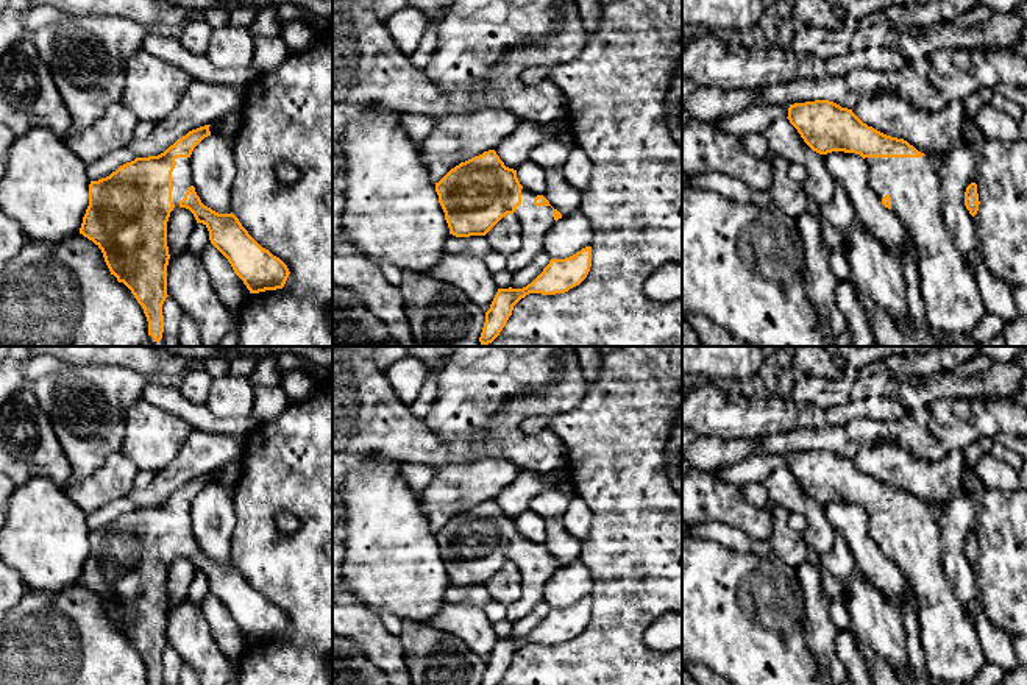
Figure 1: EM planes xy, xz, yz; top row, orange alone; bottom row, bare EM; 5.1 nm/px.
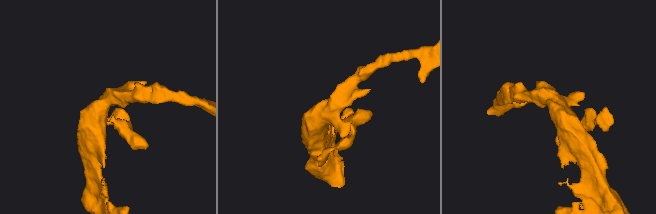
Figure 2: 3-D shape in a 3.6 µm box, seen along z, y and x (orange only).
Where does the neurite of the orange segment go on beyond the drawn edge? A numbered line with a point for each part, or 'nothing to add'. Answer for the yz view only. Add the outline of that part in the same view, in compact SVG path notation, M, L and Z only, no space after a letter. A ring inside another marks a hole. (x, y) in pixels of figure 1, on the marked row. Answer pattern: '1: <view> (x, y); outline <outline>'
1: yz (952, 300); outline M926 154L922 158L865 158L866 181L882 200L887 193L891 198L891 212L901 218L916 242L921 256L921 292L926 304L929 326L951 334L971 334L985 314L985 304L975 281L963 257L960 256L943 218L943 161Z

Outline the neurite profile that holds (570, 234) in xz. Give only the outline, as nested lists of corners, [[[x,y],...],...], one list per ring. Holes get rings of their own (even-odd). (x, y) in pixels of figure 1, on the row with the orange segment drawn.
[[[579,211],[562,217],[548,231],[543,253],[551,259],[565,259],[585,247],[592,247],[593,228],[590,220]]]

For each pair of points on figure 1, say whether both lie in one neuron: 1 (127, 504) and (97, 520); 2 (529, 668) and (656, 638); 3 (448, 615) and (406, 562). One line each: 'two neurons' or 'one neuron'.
1: one neuron
2: two neurons
3: two neurons

